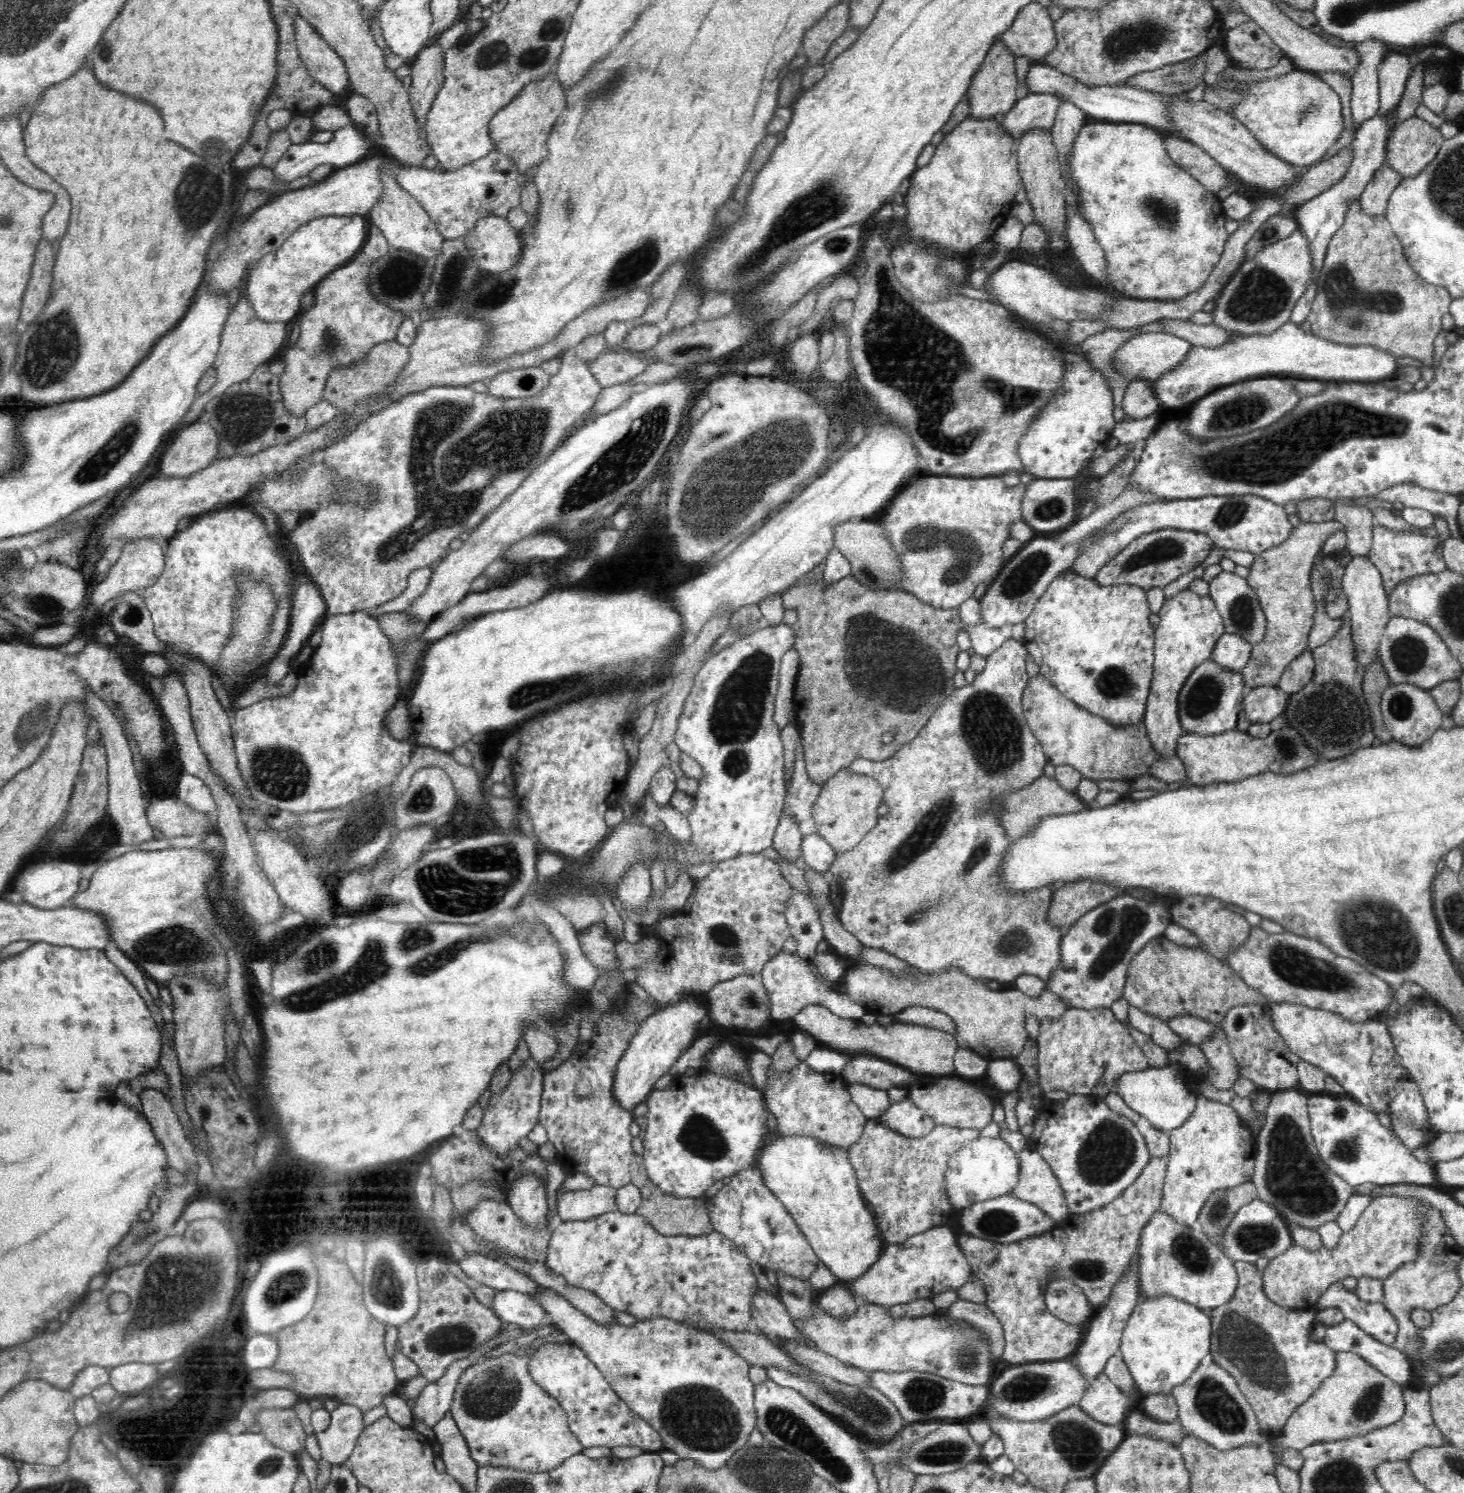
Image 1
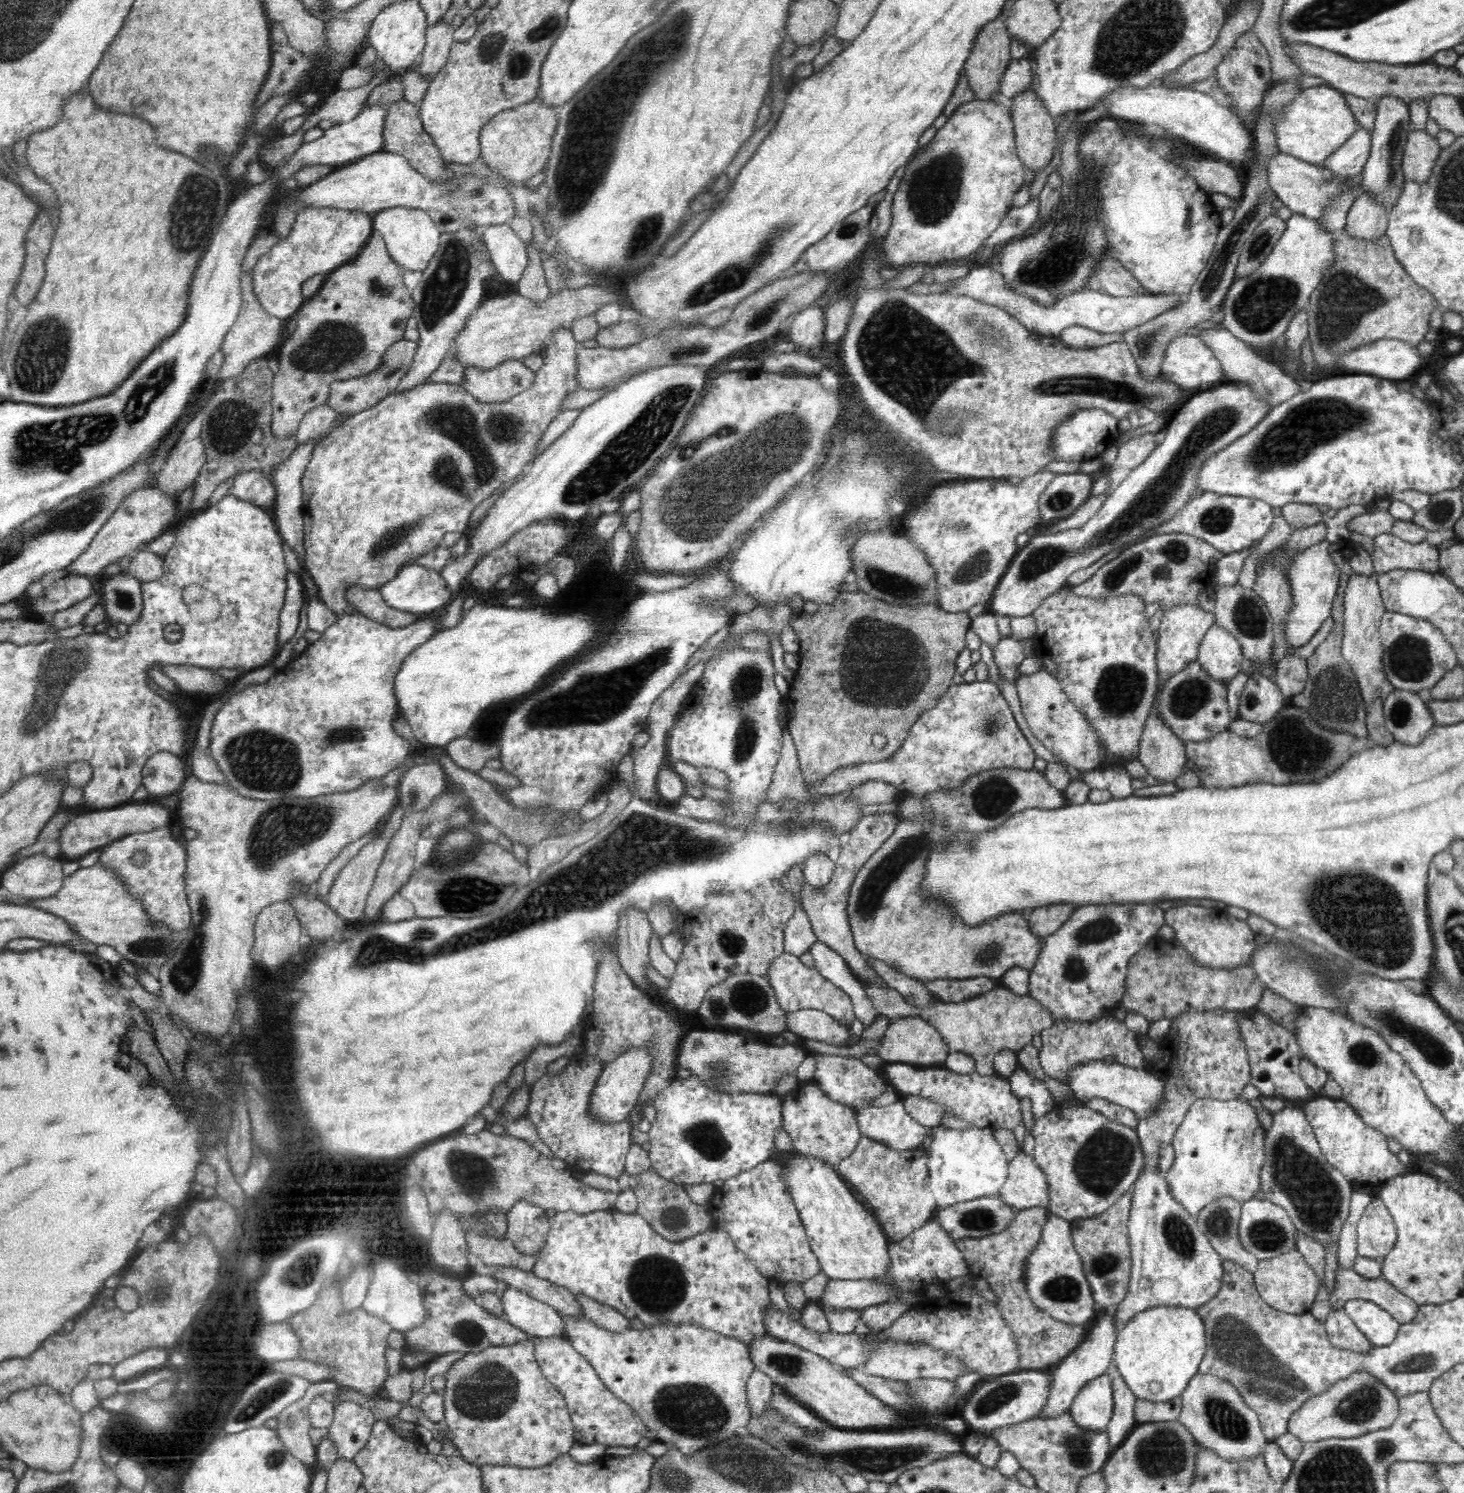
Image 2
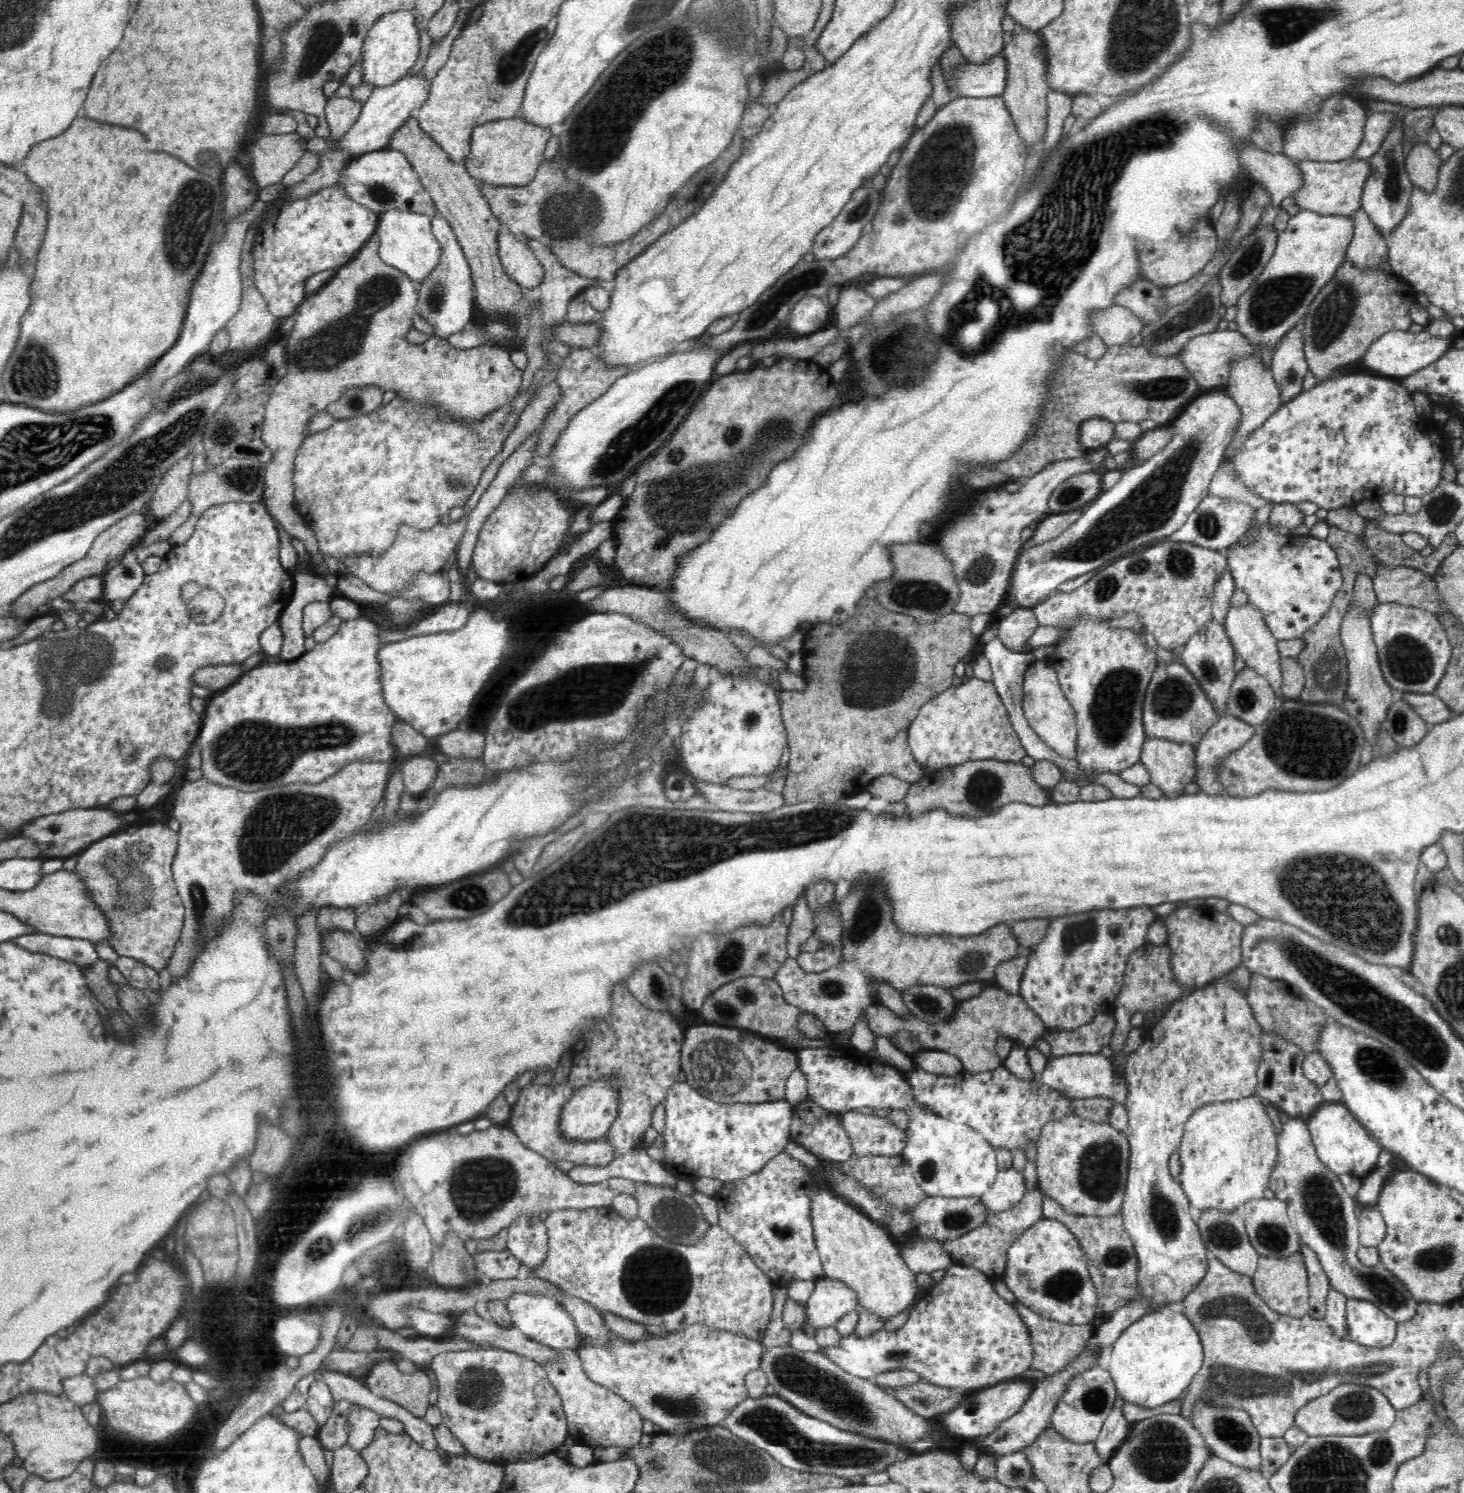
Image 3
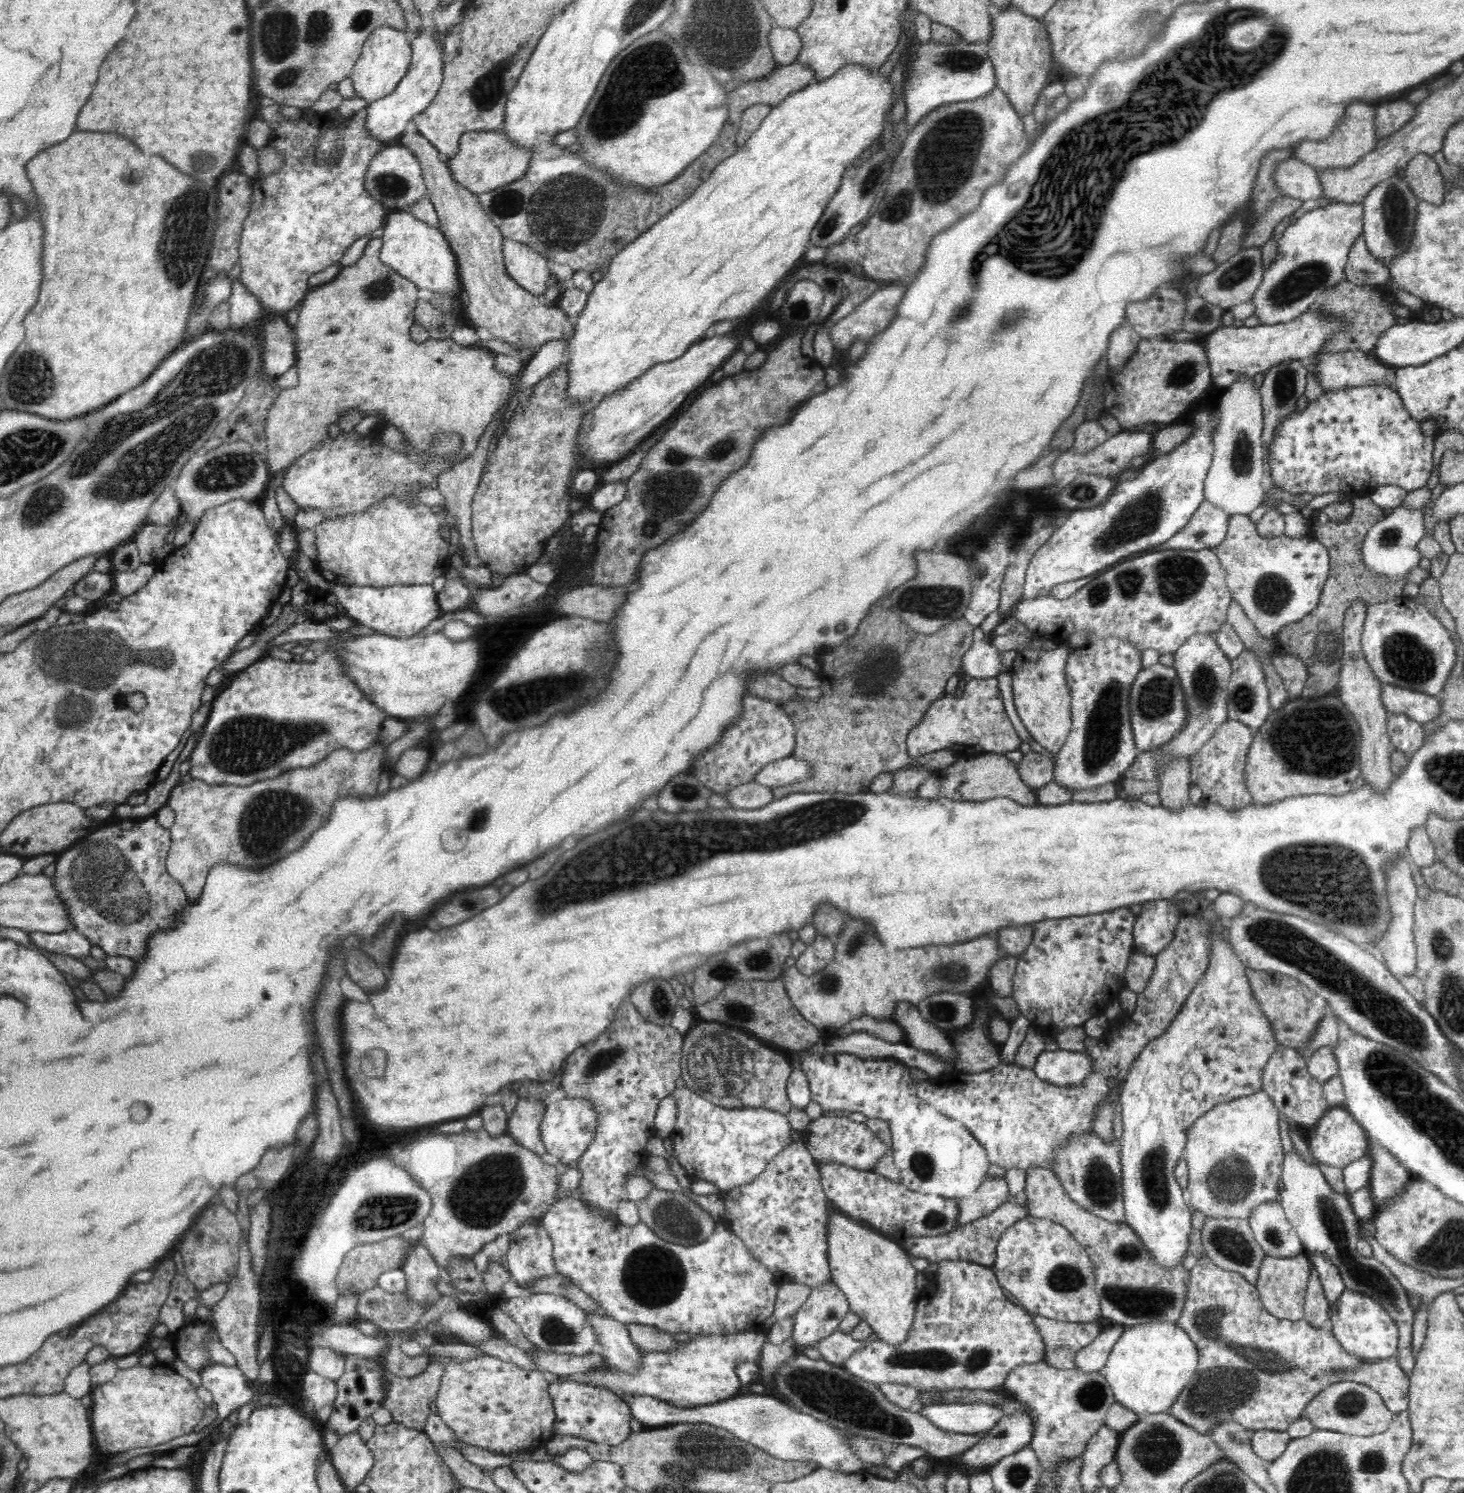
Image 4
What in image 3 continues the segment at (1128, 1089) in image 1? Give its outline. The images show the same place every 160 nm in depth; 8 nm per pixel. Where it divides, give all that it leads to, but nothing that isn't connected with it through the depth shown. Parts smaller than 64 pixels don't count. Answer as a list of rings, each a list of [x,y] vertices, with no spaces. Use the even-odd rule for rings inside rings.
[[[1100,1053],[1071,1054],[1047,1059],[1041,1080],[1048,1088],[1072,1099],[1106,1097],[1122,1103],[1127,1095],[1125,1074],[1123,1072],[1117,1074],[1111,1059],[1100,1055]]]

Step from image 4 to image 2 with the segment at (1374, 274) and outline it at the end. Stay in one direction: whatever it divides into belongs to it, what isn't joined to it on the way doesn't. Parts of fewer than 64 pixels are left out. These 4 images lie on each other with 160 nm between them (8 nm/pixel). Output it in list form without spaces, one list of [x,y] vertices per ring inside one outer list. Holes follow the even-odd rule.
[[[1362,192],[1354,199],[1342,230],[1352,238],[1378,240],[1387,231],[1388,209],[1390,208],[1378,204],[1372,195]]]

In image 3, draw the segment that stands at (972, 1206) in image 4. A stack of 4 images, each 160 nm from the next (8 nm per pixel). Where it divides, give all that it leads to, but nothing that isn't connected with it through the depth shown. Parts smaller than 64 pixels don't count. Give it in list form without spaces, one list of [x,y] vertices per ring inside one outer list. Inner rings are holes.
[[[1014,1167],[1002,1169],[995,1178],[994,1184],[979,1196],[991,1214],[1008,1210],[1017,1205],[1028,1192],[1024,1189],[1024,1175]]]

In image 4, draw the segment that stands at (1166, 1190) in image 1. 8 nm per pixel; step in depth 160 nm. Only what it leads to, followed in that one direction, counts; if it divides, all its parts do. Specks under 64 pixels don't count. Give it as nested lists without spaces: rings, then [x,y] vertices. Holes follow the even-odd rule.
[[[1263,1090],[1233,1101],[1222,1102],[1202,1114],[1188,1130],[1183,1158],[1188,1167],[1187,1188],[1191,1192],[1191,1210],[1200,1211],[1214,1218],[1250,1218],[1252,1210],[1262,1202],[1280,1201],[1280,1178],[1285,1159],[1280,1138],[1281,1114]]]

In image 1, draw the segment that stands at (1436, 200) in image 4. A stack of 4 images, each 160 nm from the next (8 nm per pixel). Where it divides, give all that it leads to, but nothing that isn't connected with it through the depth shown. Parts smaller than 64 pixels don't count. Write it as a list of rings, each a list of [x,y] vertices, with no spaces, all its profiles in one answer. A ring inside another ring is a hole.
[[[1412,116],[1389,134],[1386,163],[1403,178],[1416,176],[1436,158],[1444,140],[1438,127]]]

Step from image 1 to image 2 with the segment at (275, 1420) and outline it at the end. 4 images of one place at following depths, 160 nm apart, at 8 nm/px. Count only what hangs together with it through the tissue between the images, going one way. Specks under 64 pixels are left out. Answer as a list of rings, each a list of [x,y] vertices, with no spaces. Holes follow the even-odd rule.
[[[305,1394],[299,1401],[289,1404],[276,1418],[278,1419],[276,1431],[290,1454],[301,1460],[307,1467],[314,1469],[316,1446],[308,1435],[312,1428],[308,1419],[311,1400],[312,1398]]]

